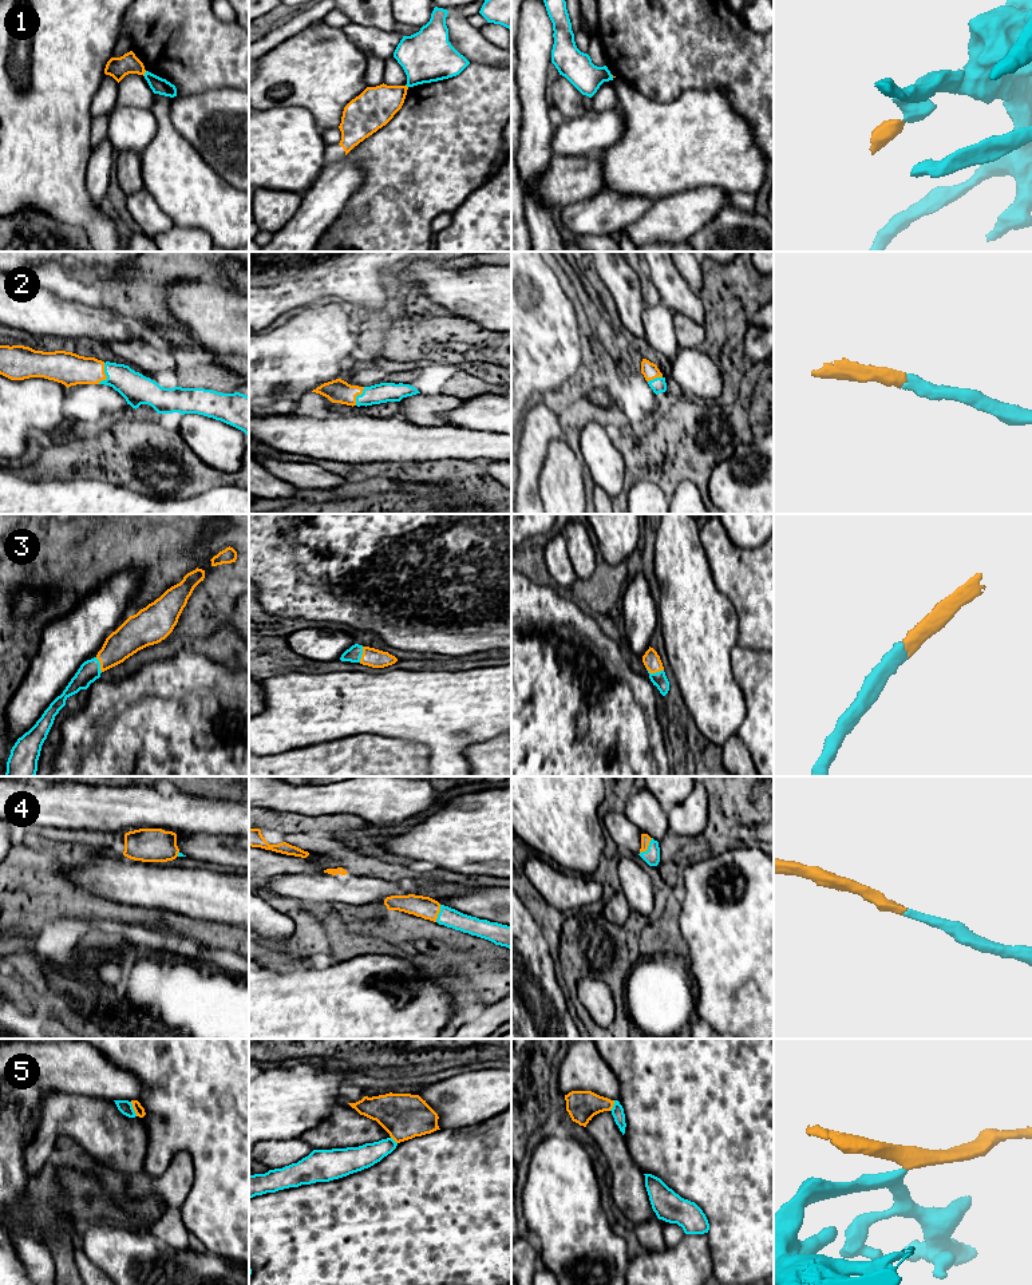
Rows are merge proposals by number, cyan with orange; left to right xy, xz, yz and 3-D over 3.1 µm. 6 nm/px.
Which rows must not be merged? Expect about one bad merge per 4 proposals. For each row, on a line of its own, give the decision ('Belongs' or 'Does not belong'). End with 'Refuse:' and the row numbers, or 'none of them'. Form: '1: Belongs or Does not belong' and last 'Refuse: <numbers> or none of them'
1: Does not belong
2: Belongs
3: Belongs
4: Belongs
5: Does not belong
Refuse: 1, 5

